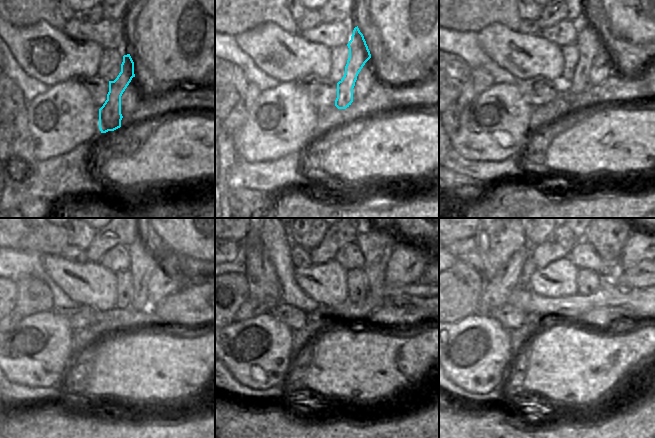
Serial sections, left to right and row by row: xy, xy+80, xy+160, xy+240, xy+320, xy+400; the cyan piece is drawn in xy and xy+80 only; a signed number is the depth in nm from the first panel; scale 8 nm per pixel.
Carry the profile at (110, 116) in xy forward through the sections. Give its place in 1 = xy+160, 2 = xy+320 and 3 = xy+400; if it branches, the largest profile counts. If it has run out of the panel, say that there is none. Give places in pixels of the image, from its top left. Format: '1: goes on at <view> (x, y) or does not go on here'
1: goes on at xy+160 (589, 42)
2: goes on at xy+320 (377, 239)
3: goes on at xy+400 (608, 238)

